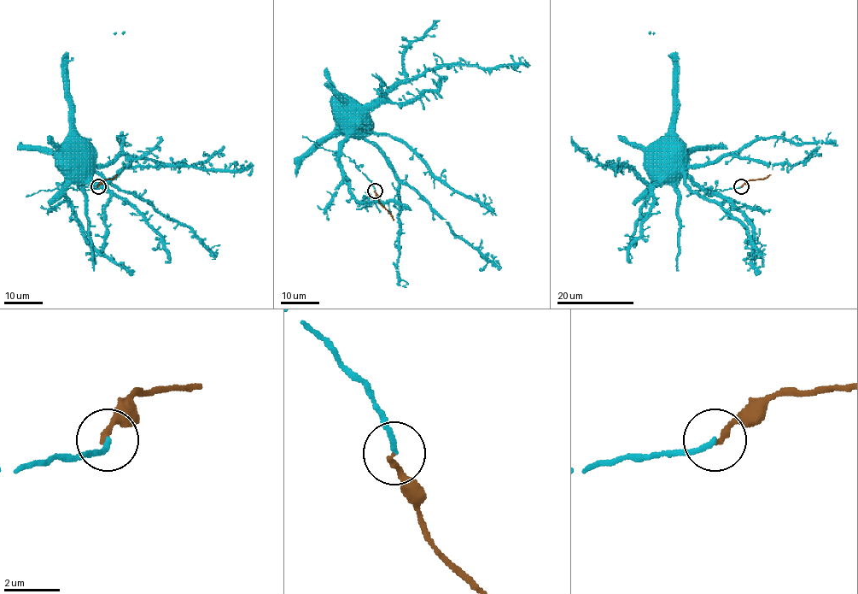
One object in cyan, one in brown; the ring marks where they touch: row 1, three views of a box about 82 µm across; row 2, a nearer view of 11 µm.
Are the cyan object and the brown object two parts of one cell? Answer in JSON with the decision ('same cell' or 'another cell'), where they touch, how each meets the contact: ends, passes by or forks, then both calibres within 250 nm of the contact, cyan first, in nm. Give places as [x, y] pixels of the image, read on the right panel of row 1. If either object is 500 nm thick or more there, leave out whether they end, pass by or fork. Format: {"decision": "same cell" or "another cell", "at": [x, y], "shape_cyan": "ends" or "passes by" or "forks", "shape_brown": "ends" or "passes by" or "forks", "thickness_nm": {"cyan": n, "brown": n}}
{"decision": "same cell", "at": [741, 186], "shape_cyan": "ends", "shape_brown": "ends", "thickness_nm": {"cyan": 180, "brown": 190}}

